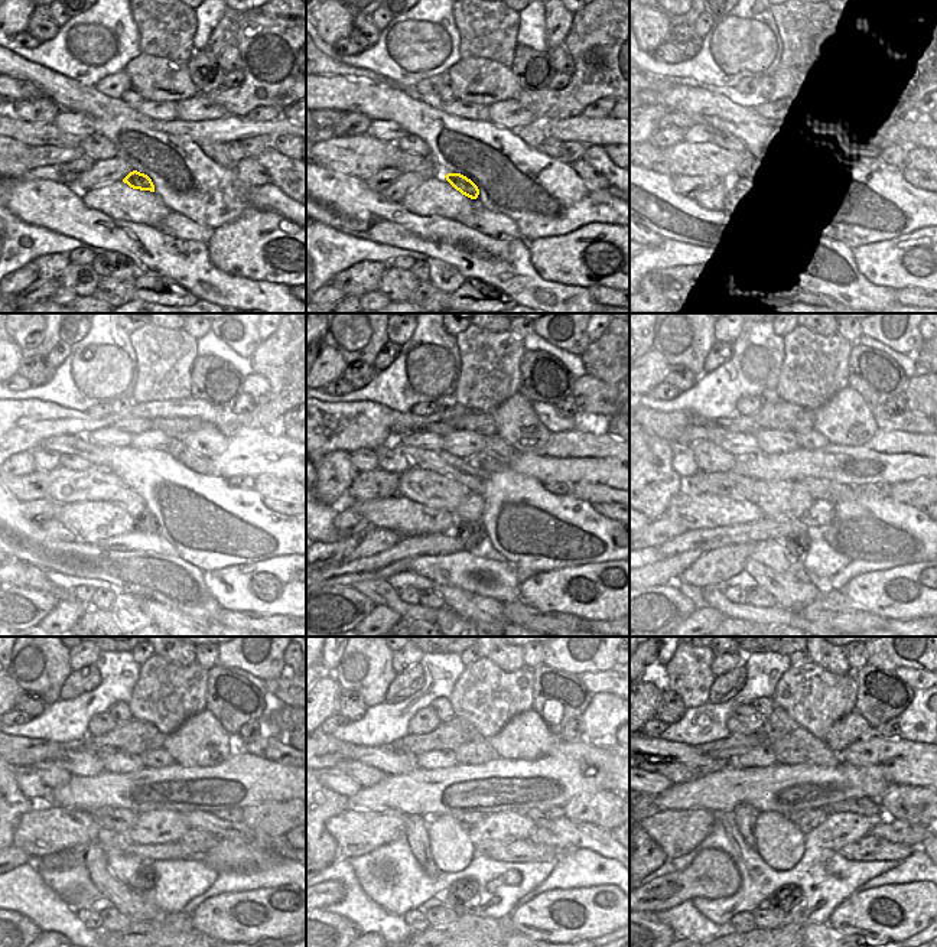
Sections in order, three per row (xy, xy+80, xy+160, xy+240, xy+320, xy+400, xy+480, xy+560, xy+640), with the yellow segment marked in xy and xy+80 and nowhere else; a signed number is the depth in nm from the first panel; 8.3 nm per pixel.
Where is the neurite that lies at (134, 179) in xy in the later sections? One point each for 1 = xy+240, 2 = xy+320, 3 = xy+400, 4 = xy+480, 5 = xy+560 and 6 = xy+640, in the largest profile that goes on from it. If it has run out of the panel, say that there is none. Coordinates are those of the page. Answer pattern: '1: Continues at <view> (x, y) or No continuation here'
1: Continues at xy+240 (145, 523)
2: Continues at xy+320 (468, 531)
3: Continues at xy+400 (796, 547)
4: Continues at xy+480 (145, 881)
5: Continues at xy+560 (462, 891)
6: Continues at xy+640 (787, 898)

